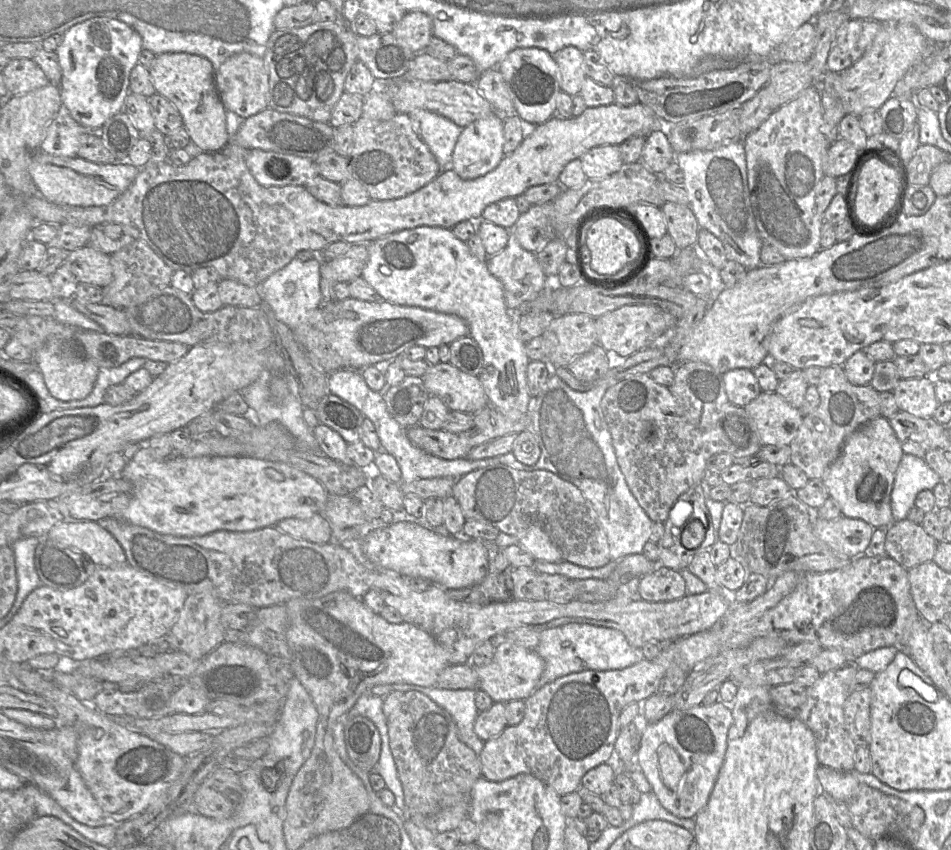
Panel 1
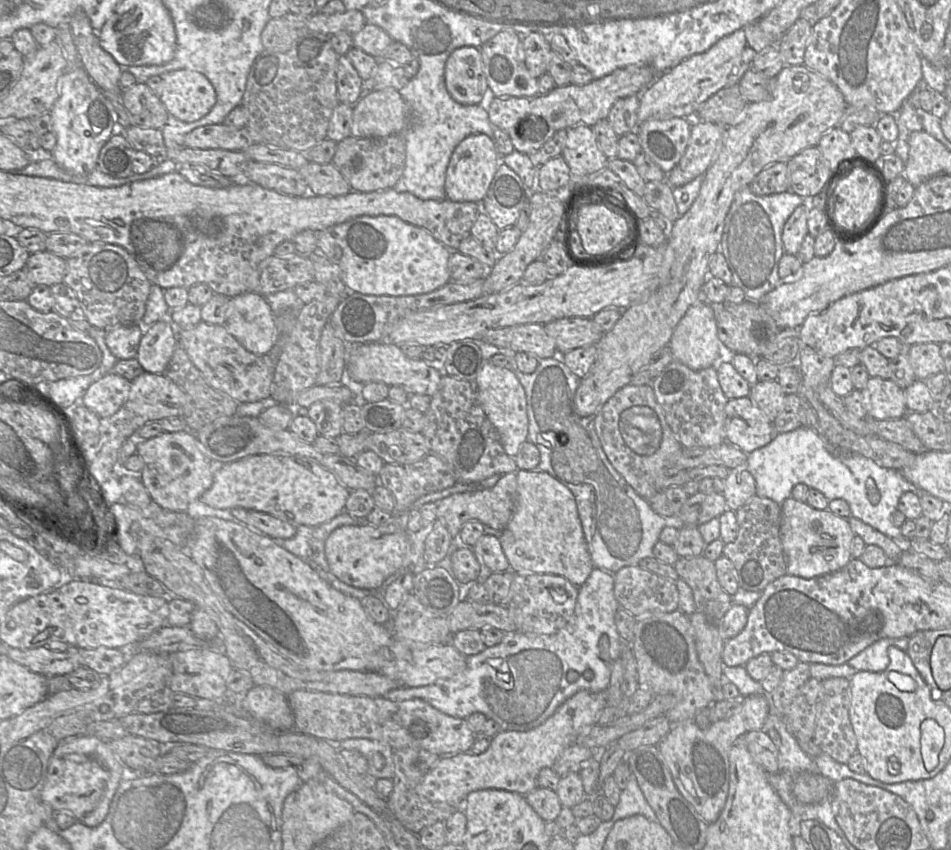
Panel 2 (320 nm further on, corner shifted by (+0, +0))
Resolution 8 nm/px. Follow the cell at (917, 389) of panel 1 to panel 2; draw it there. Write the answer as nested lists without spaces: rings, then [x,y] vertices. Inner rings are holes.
[[[870,377],[861,392],[868,414],[867,418],[899,419],[908,412],[904,389],[890,379]]]

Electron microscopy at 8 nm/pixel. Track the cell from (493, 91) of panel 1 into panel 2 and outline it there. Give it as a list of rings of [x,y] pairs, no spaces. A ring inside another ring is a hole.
[[[473,46],[455,49],[448,57],[444,70],[448,93],[462,105],[477,105],[488,89],[481,52]]]

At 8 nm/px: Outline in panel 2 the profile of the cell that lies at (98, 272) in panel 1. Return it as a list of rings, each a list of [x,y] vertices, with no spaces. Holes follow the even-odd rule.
[[[44,250],[31,254],[24,268],[35,285],[51,287],[63,282],[66,259]]]

